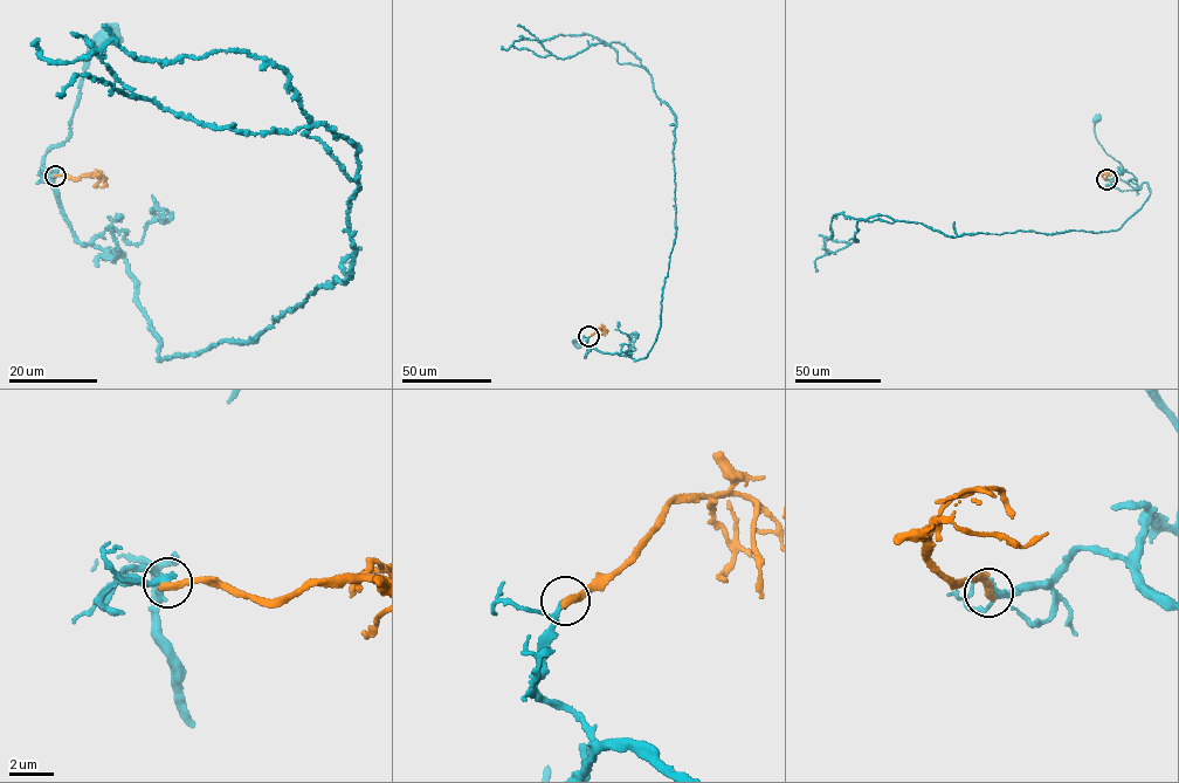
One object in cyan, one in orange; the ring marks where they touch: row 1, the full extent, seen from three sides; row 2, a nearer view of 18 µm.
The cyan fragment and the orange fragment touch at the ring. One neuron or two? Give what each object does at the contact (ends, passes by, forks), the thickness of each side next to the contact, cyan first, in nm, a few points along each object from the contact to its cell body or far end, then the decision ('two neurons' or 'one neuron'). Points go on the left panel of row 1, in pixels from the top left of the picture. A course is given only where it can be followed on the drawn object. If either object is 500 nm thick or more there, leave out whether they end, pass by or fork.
cyan passes by | orange ends | 220/360 nm | cyan via (55, 174), (41, 171), (42, 159), (68, 137), (85, 59), (109, 33) | orange via (55, 174), (77, 178), (100, 176), (105, 181), (104, 187) | two neurons

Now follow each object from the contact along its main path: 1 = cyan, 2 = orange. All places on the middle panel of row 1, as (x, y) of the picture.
1: (588, 336), (586, 343), (591, 349), (585, 358), (587, 349), (577, 343)
2: (588, 336), (598, 328), (607, 332), (607, 329)

